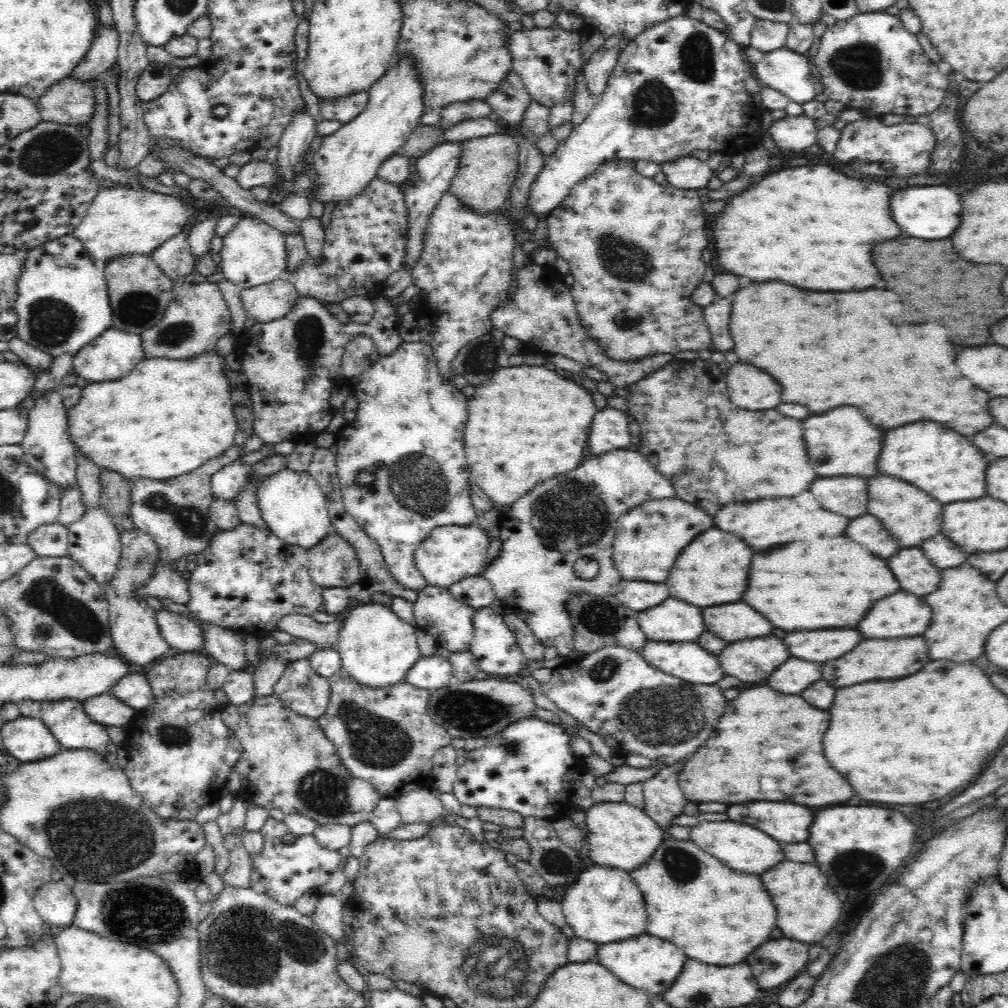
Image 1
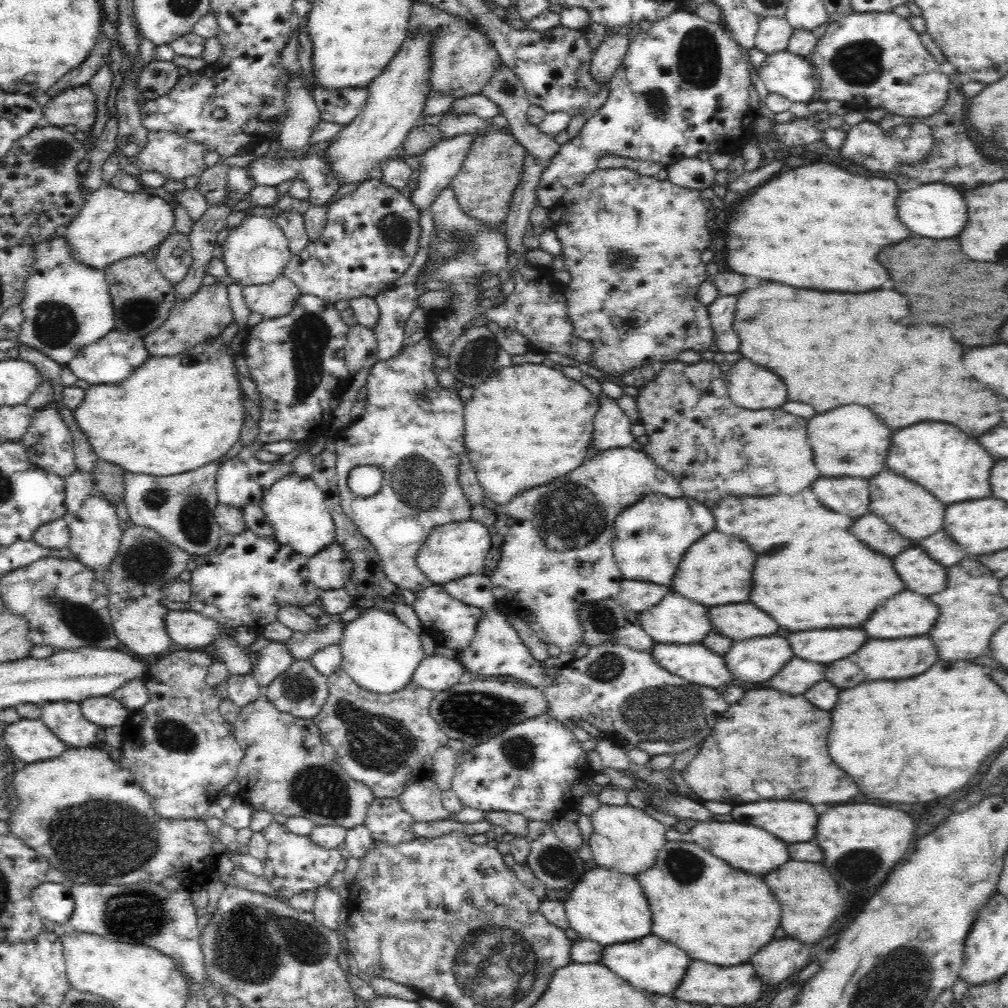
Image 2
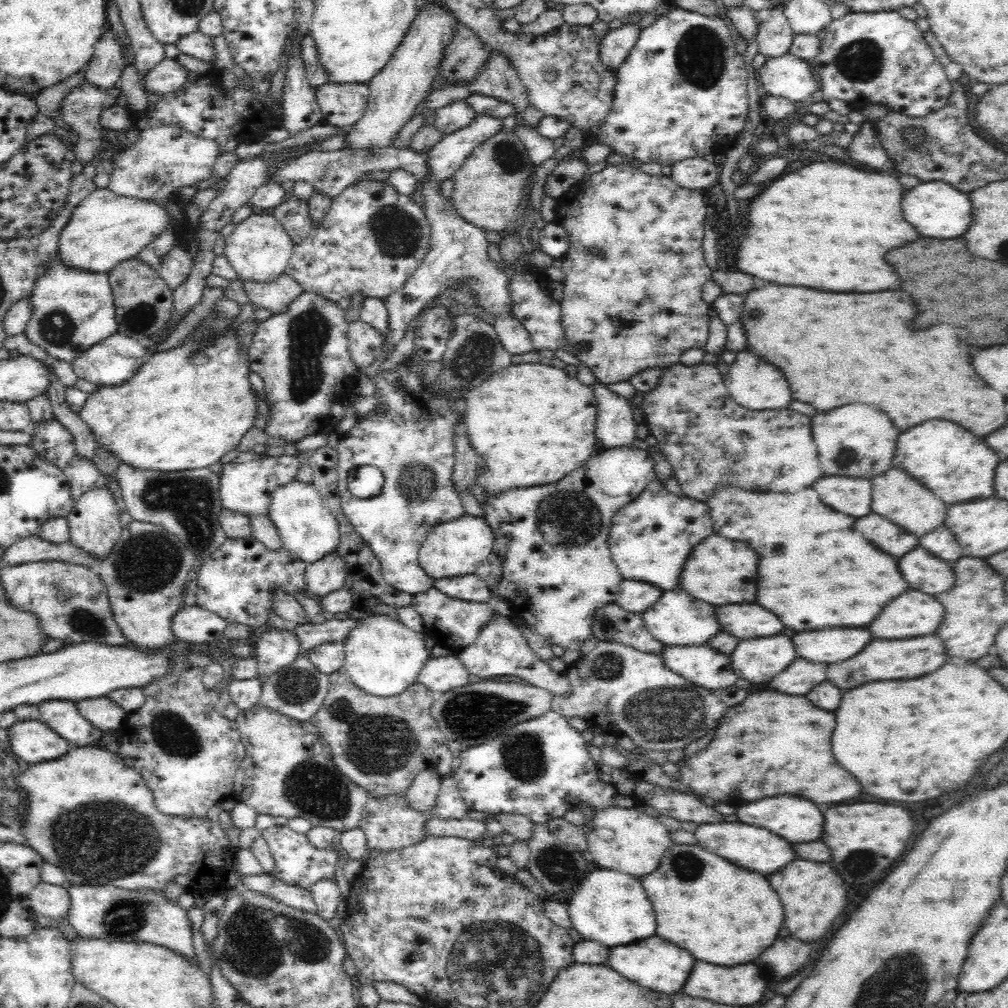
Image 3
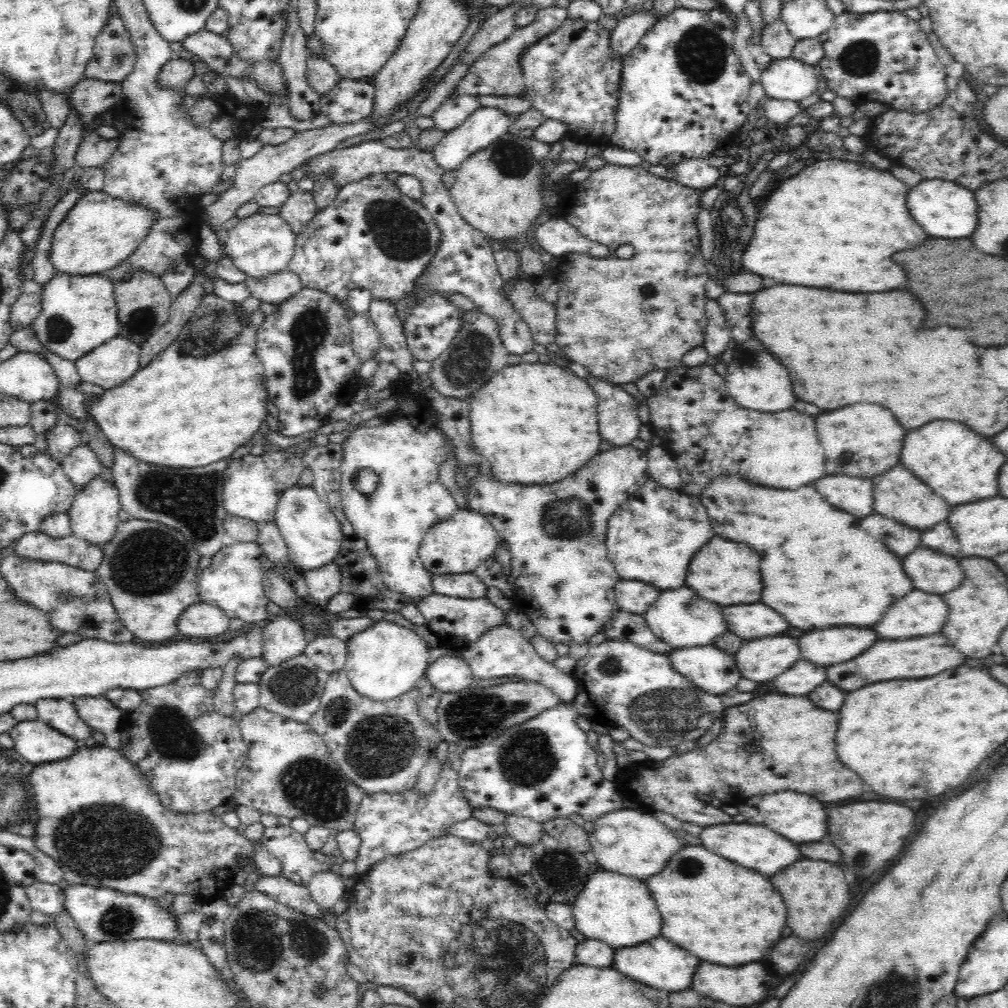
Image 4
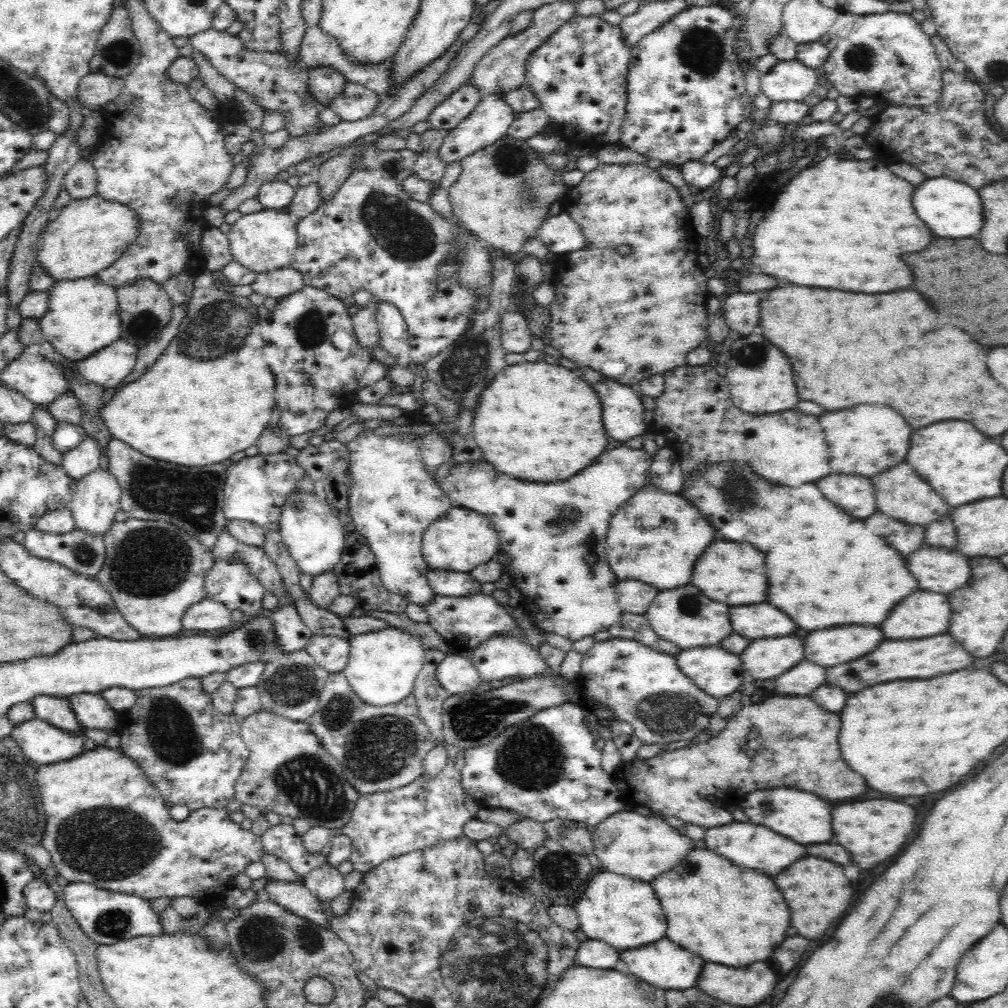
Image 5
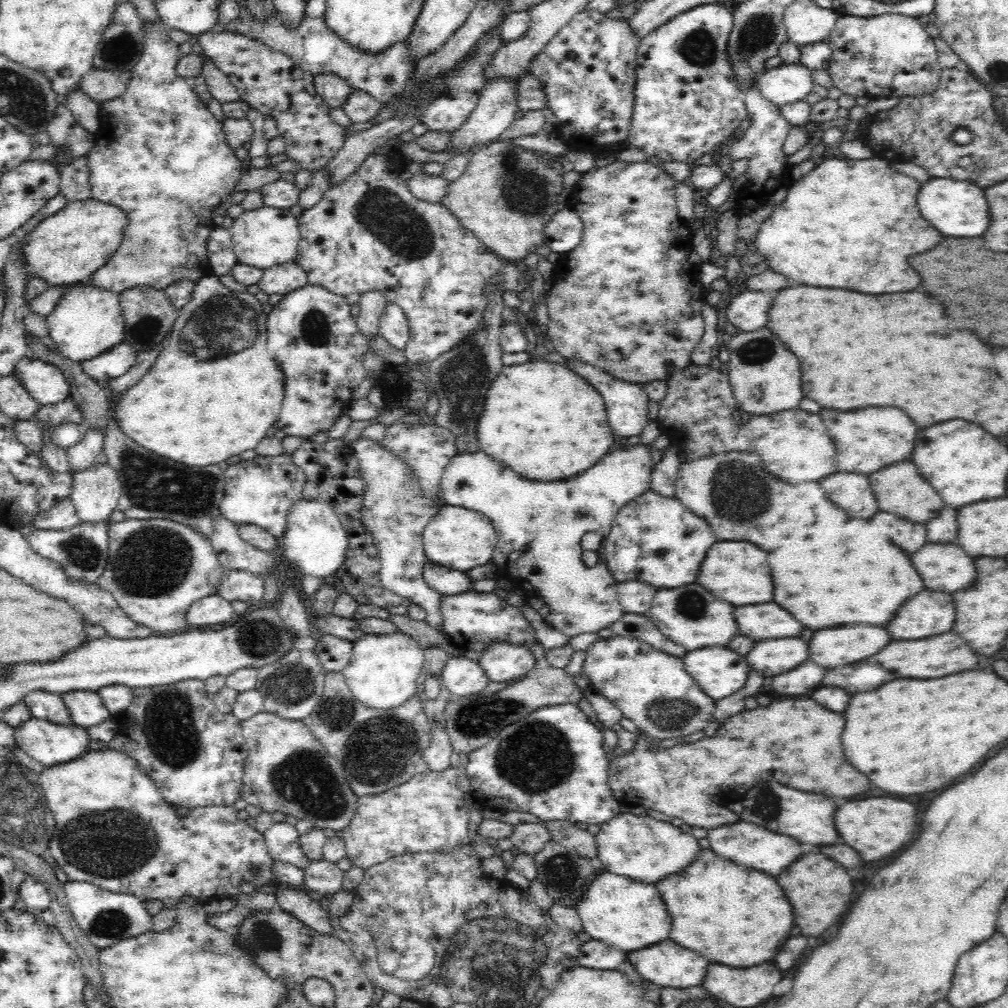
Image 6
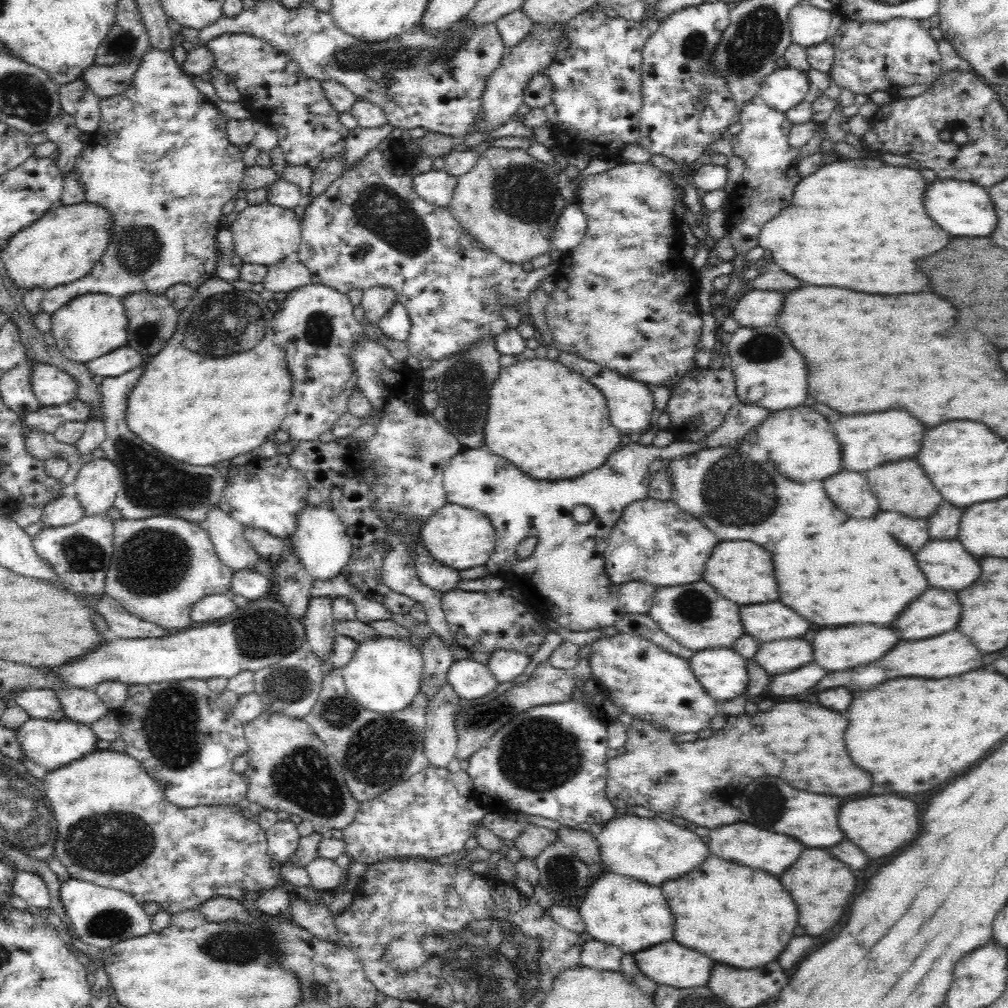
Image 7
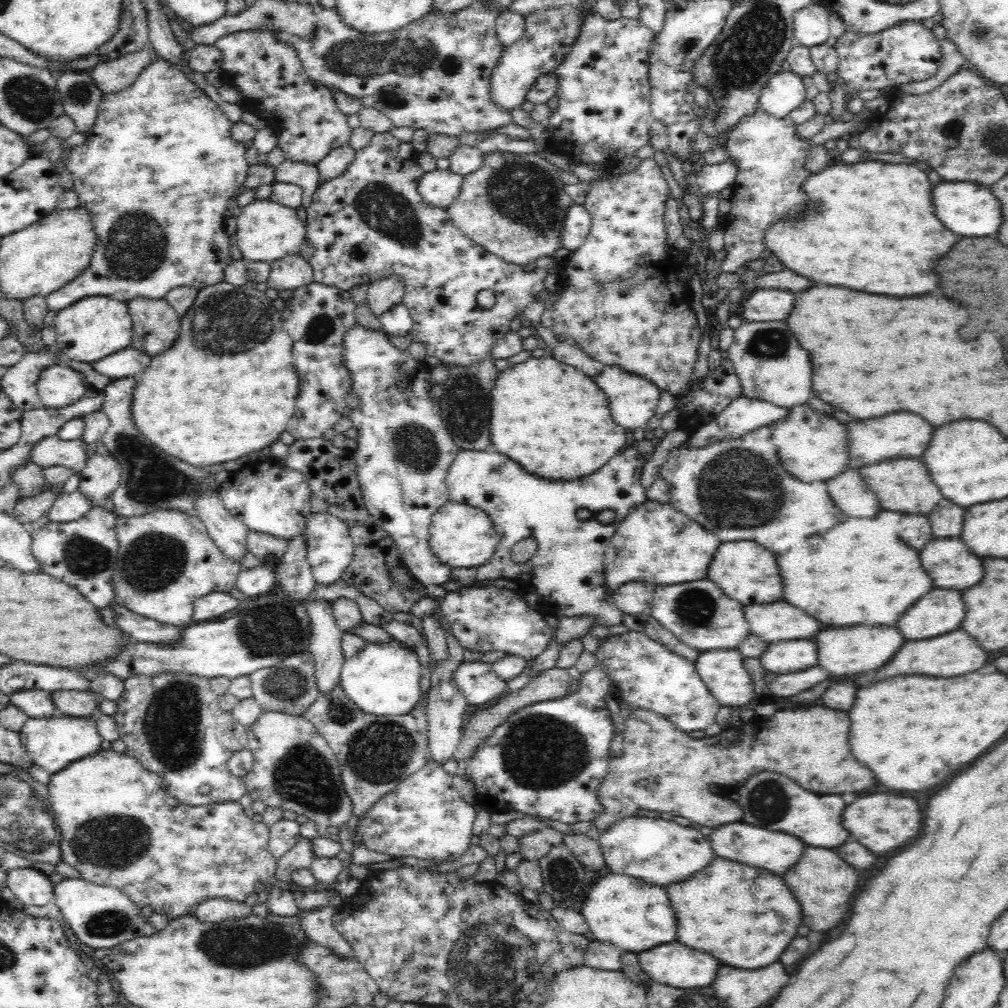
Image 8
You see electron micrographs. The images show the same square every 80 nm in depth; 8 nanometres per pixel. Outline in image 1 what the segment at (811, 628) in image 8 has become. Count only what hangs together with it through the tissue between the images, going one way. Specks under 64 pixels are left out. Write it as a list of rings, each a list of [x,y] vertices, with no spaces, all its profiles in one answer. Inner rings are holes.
[[[744,602],[704,608],[702,618],[704,618],[706,632],[708,632],[708,624],[710,624],[710,632],[726,642],[768,636],[772,632],[770,622],[766,622],[764,616],[754,612]]]

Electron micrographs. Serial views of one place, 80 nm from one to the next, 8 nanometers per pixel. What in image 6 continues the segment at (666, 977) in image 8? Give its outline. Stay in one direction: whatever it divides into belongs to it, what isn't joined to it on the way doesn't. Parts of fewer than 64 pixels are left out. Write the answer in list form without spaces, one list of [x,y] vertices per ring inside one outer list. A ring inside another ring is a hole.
[[[664,940],[660,944],[654,944],[650,948],[642,948],[638,952],[628,954],[628,962],[634,966],[634,970],[646,978],[648,982],[658,984],[660,988],[690,988],[690,986],[700,986],[706,966],[710,964],[704,956],[696,956],[696,952],[690,952],[686,948],[680,948],[672,940]]]

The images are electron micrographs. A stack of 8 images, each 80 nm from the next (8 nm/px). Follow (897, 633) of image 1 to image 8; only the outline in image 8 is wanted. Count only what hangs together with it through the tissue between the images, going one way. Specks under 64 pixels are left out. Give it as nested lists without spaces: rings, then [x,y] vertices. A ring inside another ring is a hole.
[[[930,590],[898,620],[896,628],[906,640],[934,638],[960,628],[964,618],[964,602],[960,592]]]

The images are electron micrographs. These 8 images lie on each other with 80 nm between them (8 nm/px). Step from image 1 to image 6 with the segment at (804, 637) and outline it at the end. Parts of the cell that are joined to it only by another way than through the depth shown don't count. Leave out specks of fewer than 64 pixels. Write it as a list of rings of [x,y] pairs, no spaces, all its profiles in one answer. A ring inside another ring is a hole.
[[[842,626],[826,628],[814,632],[808,642],[808,656],[822,668],[846,666],[860,662],[890,642],[890,636],[884,628],[876,626]]]

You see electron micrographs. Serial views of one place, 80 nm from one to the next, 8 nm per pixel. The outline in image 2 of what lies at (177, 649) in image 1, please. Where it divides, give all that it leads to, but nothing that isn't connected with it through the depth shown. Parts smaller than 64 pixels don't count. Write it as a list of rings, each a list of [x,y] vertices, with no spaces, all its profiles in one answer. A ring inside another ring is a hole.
[[[171,608],[164,614],[164,629],[170,641],[180,649],[197,650],[212,643],[218,631],[227,628],[218,626],[210,617],[190,610]]]

